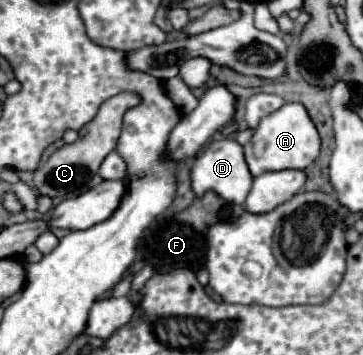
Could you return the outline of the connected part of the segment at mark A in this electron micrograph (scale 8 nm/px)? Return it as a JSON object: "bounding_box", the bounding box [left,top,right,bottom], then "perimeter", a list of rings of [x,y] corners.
{"bounding_box":[243,103,321,177],"perimeter":[[[285,103],[279,111],[261,119],[259,127],[255,129],[255,135],[243,149],[249,171],[253,177],[257,177],[265,171],[307,169],[319,157],[321,139],[307,109],[301,103]]]}

